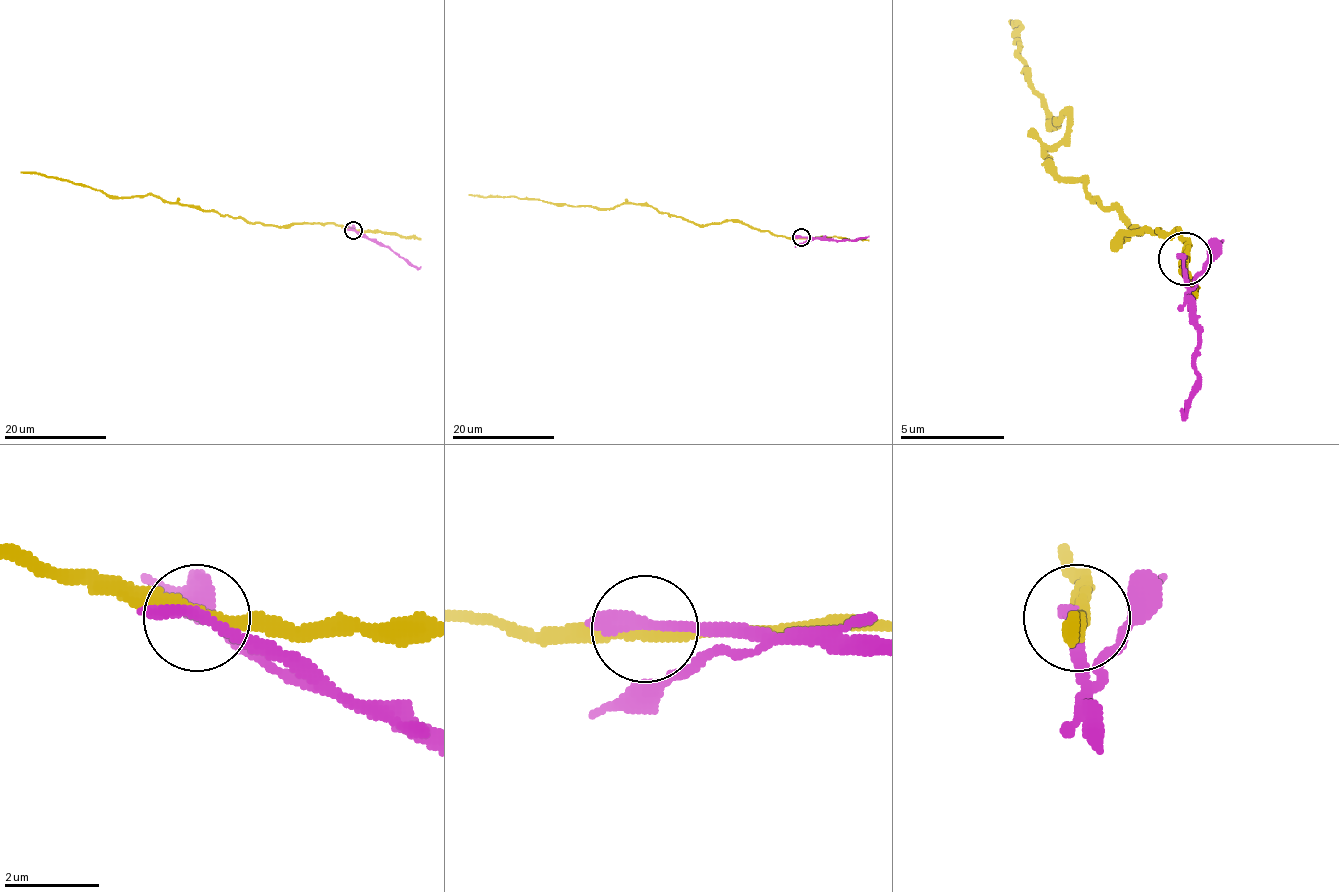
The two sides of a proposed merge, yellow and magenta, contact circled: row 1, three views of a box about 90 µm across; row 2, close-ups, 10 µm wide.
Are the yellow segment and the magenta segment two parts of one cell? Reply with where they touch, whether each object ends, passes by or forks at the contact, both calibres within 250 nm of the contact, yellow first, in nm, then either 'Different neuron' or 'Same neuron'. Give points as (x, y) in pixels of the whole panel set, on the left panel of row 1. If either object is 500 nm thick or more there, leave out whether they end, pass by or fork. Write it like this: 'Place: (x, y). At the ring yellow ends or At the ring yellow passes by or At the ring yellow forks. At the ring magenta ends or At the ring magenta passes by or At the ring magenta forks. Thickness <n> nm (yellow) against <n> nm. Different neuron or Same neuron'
Place: (353, 230). At the ring yellow passes by. At the ring magenta ends. Thickness 240 nm (yellow) against 320 nm. Different neuron

